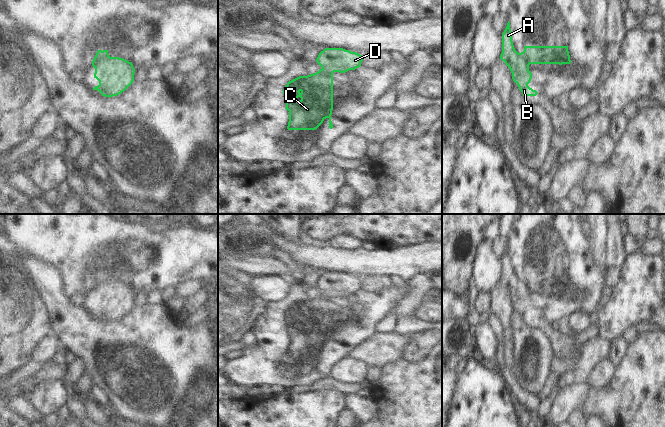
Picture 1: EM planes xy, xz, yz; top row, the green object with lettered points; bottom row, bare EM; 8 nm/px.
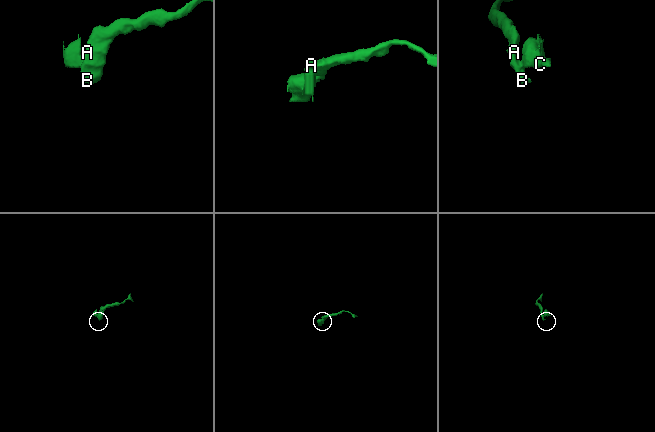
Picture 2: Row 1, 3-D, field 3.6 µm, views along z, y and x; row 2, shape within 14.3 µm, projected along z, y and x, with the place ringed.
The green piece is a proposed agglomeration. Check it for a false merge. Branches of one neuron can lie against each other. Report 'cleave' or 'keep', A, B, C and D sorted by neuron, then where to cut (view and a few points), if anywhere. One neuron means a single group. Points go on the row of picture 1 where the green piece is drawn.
cleave | A B D / C | xy (108, 55), (92, 64)

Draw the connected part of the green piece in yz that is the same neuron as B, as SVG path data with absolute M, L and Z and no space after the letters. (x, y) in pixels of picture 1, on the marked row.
M509 21L502 34L500 59L509 67L512 79L518 85L523 96L536 96L538 94L536 90L528 86L532 79L532 73L529 71L529 65L514 48Z

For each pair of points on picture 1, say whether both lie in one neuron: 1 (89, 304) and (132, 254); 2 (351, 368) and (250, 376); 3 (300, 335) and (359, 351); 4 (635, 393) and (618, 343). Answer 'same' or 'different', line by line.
1: different
2: different
3: different
4: different

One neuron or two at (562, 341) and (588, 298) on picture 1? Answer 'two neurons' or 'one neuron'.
two neurons

